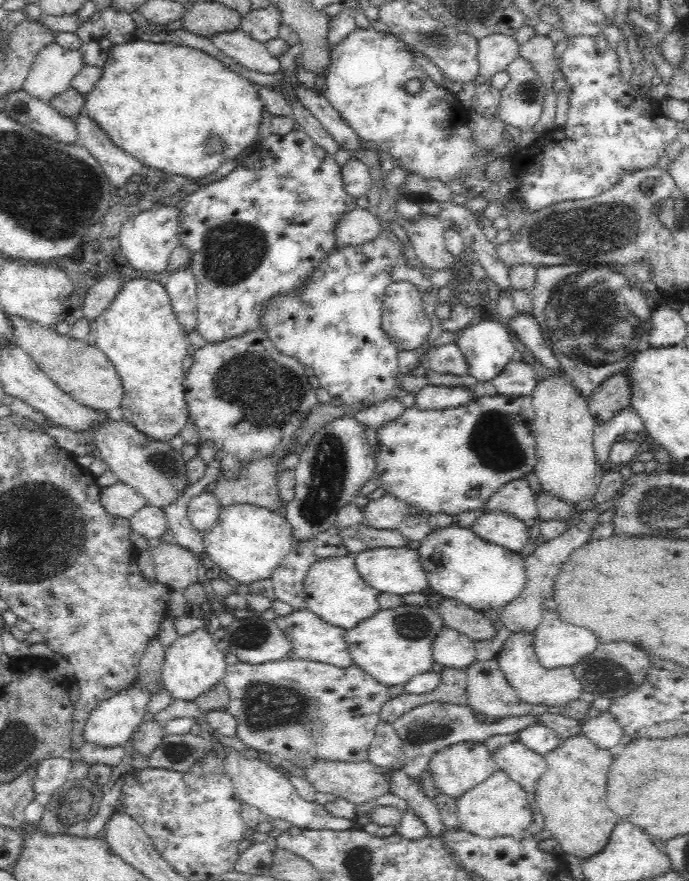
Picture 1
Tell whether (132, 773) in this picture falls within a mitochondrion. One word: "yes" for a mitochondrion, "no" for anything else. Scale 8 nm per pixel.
no

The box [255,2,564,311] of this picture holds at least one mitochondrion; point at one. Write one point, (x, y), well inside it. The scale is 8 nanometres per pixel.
(438, 38)

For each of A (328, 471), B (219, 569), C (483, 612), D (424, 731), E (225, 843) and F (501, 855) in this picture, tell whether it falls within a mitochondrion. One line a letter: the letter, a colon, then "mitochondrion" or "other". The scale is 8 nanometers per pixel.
A: mitochondrion
B: other
C: other
D: mitochondrion
E: other
F: other

